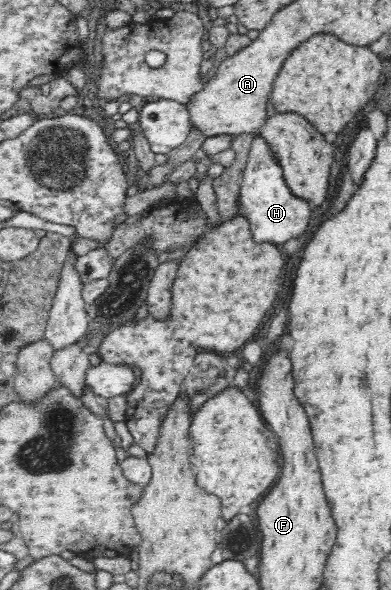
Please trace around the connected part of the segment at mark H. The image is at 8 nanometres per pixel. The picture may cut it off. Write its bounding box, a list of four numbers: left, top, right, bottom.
[239,136,311,245]

